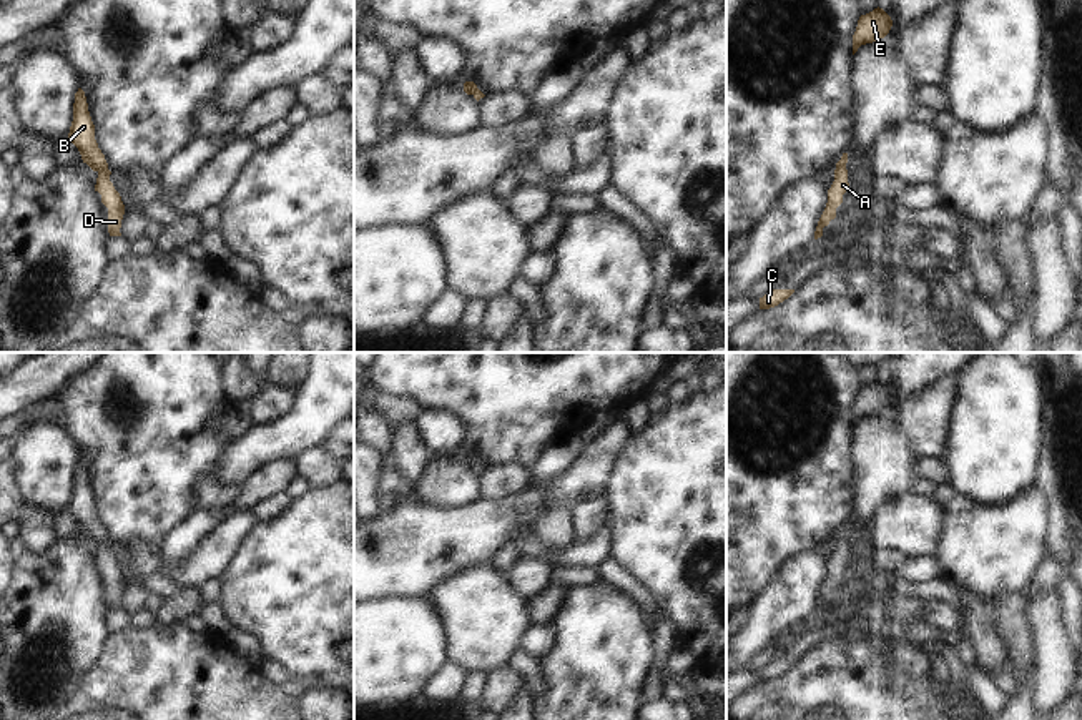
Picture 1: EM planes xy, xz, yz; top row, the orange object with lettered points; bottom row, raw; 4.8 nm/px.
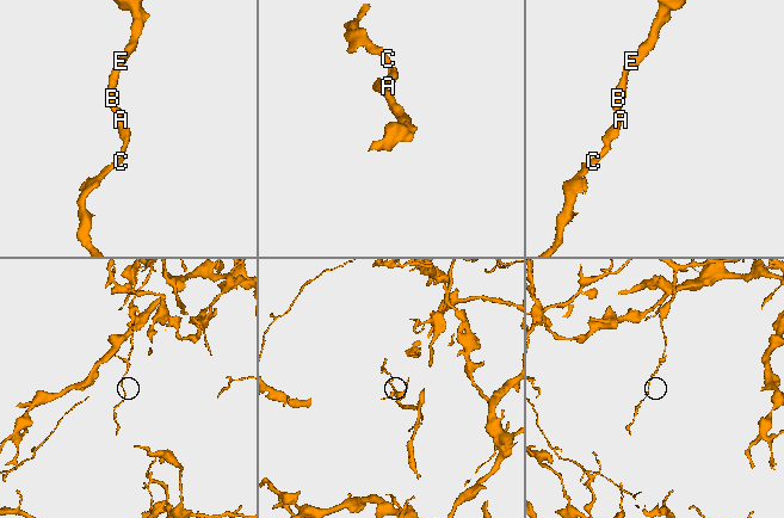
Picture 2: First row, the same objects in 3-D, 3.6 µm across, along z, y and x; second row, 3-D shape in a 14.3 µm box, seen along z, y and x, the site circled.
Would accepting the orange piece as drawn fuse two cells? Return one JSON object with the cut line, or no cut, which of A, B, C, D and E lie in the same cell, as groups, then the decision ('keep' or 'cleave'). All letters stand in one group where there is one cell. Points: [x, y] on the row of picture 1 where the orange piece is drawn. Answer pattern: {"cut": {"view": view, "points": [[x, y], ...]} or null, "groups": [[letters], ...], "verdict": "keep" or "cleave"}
{"cut": null, "groups": [["A", "B", "C", "D", "E"]], "verdict": "keep"}

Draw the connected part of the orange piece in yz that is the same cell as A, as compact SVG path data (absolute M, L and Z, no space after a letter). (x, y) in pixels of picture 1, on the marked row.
M843 153L841 160L836 163L834 181L828 190L828 203L818 221L814 239L823 236L823 228L829 224L831 219L836 218L836 208L843 203L843 195L848 191L848 153Z

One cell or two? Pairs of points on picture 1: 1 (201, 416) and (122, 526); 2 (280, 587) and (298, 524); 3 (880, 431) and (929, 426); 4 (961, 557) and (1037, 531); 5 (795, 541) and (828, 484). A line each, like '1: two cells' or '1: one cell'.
1: one cell
2: one cell
3: two cells
4: one cell
5: one cell

